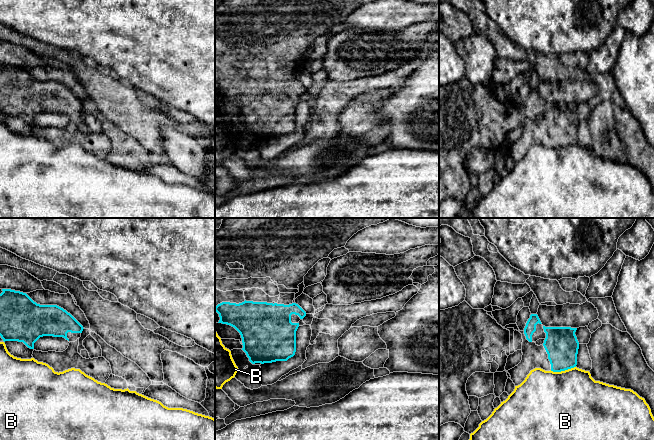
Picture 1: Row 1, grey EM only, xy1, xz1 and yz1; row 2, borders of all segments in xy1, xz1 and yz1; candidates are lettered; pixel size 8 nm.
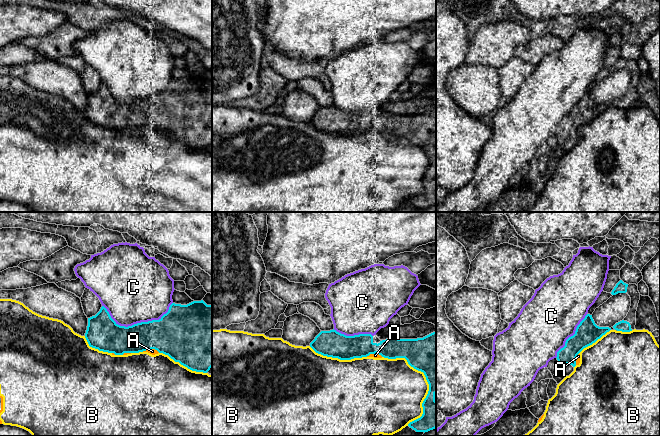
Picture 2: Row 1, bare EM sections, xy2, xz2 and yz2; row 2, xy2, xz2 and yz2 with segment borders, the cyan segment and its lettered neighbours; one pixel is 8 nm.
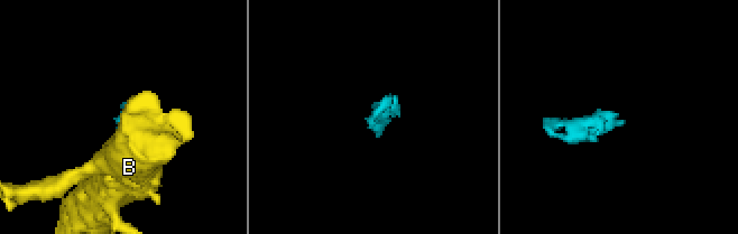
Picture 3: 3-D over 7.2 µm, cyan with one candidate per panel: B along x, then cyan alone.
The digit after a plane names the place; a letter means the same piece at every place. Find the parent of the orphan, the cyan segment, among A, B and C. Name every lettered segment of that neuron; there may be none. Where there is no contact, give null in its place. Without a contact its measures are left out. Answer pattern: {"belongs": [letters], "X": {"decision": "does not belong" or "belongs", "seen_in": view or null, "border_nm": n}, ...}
{"belongs": [], "A": {"decision": "does not belong", "seen_in": "xy2", "border_nm": 140}, "B": {"decision": "does not belong", "seen_in": "xz2", "border_nm": 600}, "C": {"decision": "does not belong", "seen_in": "xy2", "border_nm": 550}}

